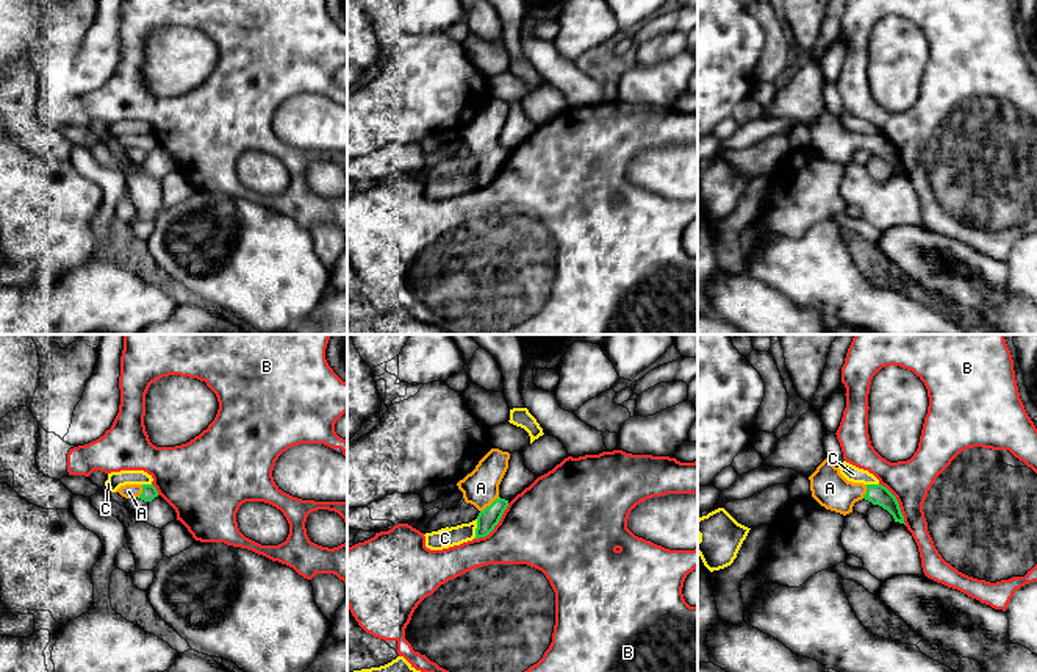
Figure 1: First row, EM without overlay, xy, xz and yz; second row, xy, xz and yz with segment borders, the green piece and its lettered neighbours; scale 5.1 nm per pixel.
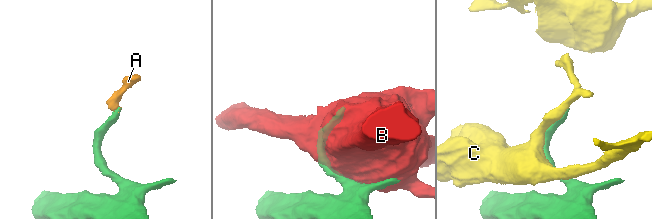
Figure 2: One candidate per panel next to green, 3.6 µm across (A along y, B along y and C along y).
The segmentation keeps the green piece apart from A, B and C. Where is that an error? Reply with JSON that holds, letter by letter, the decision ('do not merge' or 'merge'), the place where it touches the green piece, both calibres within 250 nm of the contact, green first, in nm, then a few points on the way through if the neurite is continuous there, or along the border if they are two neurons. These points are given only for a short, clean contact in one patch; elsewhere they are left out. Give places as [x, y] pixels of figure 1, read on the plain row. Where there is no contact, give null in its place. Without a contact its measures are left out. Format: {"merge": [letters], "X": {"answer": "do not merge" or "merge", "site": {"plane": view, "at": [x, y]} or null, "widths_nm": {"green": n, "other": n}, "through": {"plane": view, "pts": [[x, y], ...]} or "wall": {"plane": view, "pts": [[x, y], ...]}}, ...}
{"merge": ["A"], "A": {"answer": "merge", "site": {"plane": "xz", "at": [491, 153]}, "widths_nm": {"green": 110, "other": 190}, "through": {"plane": "xz", "pts": [[487, 169], [491, 153], [480, 138]]}}, "B": {"answer": "do not merge", "site": {"plane": "xz", "at": [496, 174]}, "widths_nm": {"green": 110, "other": 420}}, "C": {"answer": "do not merge", "site": {"plane": "xz", "at": [476, 178]}, "widths_nm": {"green": 110, "other": 110}}}

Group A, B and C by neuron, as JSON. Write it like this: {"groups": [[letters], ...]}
{"groups": [["A"], ["B"], ["C"]]}

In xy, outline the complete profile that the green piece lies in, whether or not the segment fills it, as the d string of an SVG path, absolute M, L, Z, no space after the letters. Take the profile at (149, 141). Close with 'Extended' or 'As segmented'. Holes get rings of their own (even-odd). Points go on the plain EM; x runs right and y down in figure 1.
M125 134L120 136L116 142L125 148L138 147L144 152L152 152L155 147L158 147L158 141L153 134Z. Extended

